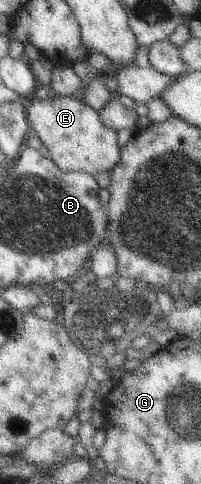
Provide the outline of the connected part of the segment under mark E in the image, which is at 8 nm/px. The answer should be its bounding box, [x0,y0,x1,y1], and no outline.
[27,96,121,177]

